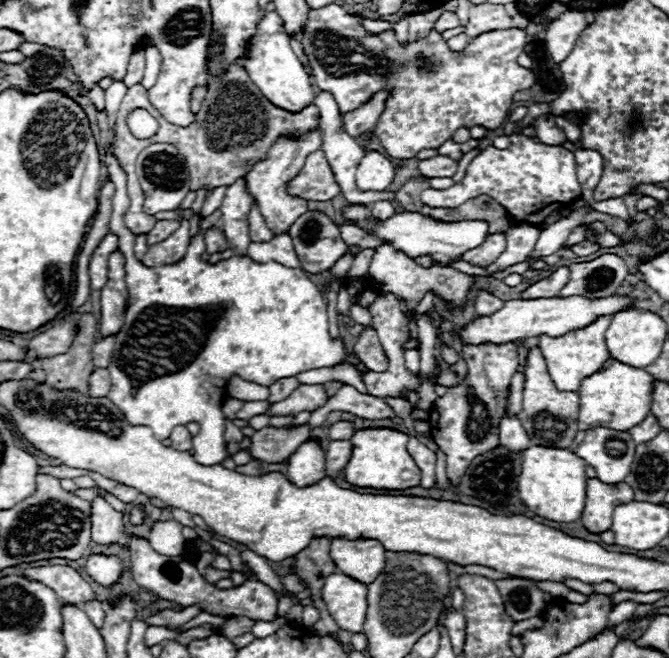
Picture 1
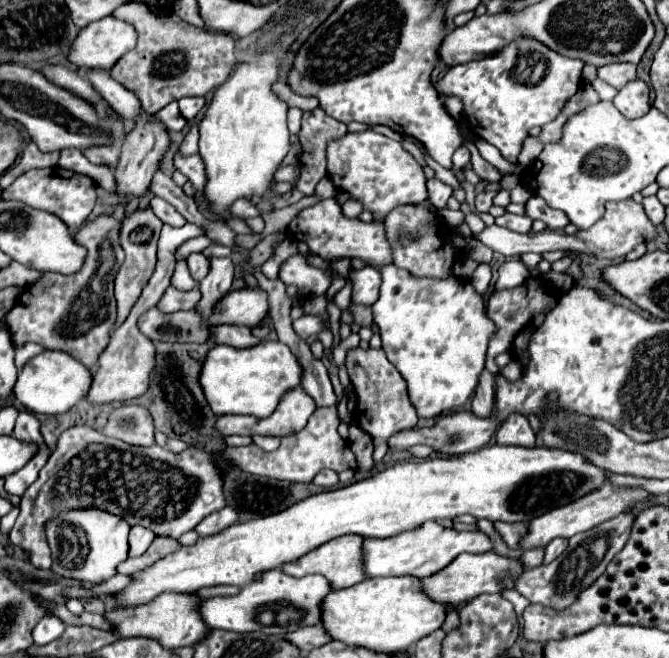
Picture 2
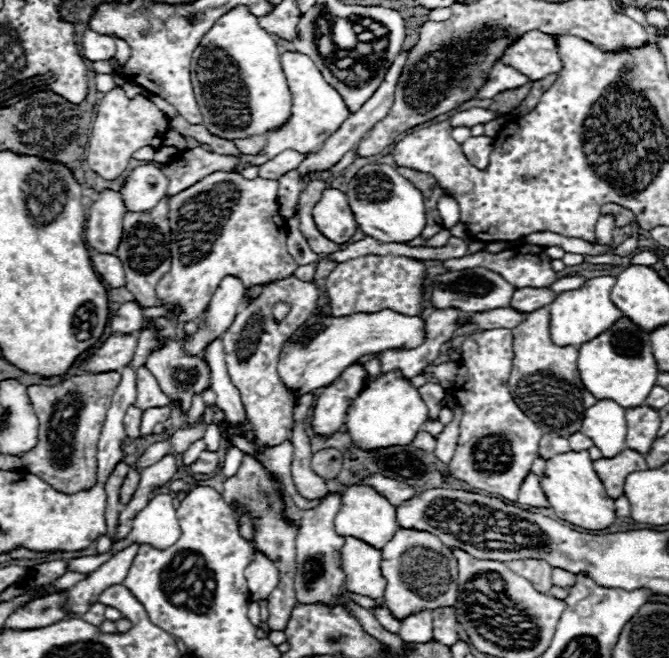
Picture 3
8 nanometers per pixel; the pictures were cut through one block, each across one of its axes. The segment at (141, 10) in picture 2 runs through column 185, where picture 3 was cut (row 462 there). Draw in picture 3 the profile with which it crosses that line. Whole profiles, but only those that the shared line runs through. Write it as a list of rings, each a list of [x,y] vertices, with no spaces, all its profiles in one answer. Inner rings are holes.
[[[102,372],[72,376],[56,386],[28,386],[28,398],[40,420],[40,442],[20,456],[22,468],[64,494],[92,488],[96,484],[96,442],[120,378],[120,372]]]

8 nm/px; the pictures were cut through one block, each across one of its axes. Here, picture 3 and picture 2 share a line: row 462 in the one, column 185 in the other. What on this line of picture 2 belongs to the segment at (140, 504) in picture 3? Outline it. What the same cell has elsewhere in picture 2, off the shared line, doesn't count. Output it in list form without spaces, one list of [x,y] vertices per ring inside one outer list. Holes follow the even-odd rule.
[[[176,154],[174,156],[174,166],[176,170],[180,170],[196,190],[202,192],[204,184],[206,184],[206,172],[204,172],[204,162],[200,158],[200,154],[192,154],[192,156],[182,156]]]

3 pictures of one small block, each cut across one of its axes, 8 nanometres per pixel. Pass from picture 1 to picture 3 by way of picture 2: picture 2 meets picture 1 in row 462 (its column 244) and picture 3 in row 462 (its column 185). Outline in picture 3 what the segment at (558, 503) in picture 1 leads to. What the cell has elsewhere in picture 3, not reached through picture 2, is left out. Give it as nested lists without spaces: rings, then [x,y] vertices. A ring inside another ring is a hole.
[[[586,450],[556,454],[556,458],[546,460],[546,472],[540,478],[540,484],[558,518],[562,518],[570,524],[588,528],[588,530],[604,530],[614,524],[614,520],[616,520],[614,500],[610,496],[606,496],[604,484],[600,482],[598,474],[594,472],[592,460]]]

